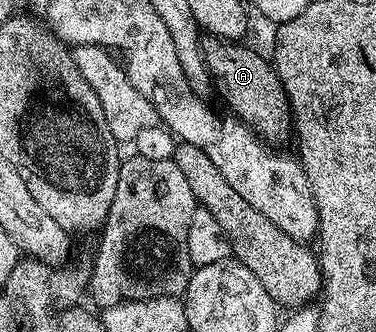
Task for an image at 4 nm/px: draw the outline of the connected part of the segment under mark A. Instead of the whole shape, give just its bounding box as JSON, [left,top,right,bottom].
[201,36,293,142]

